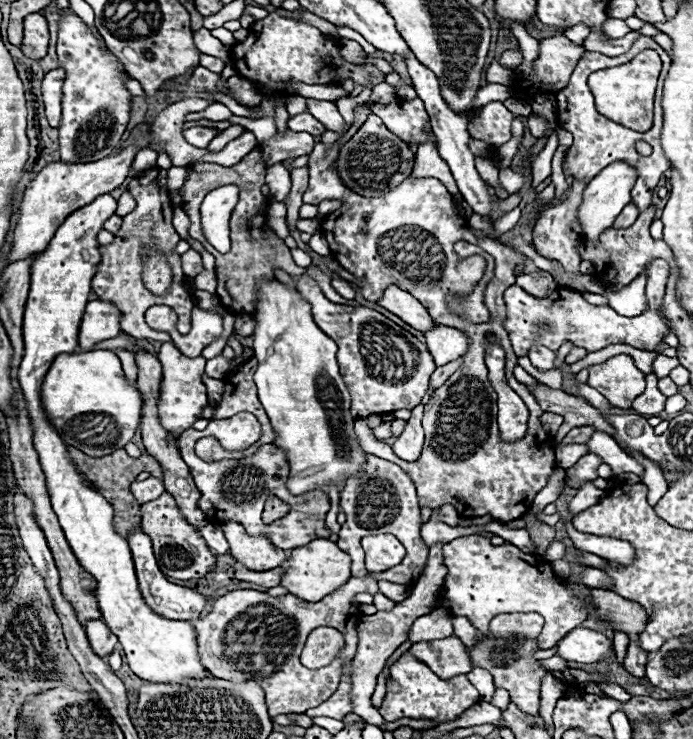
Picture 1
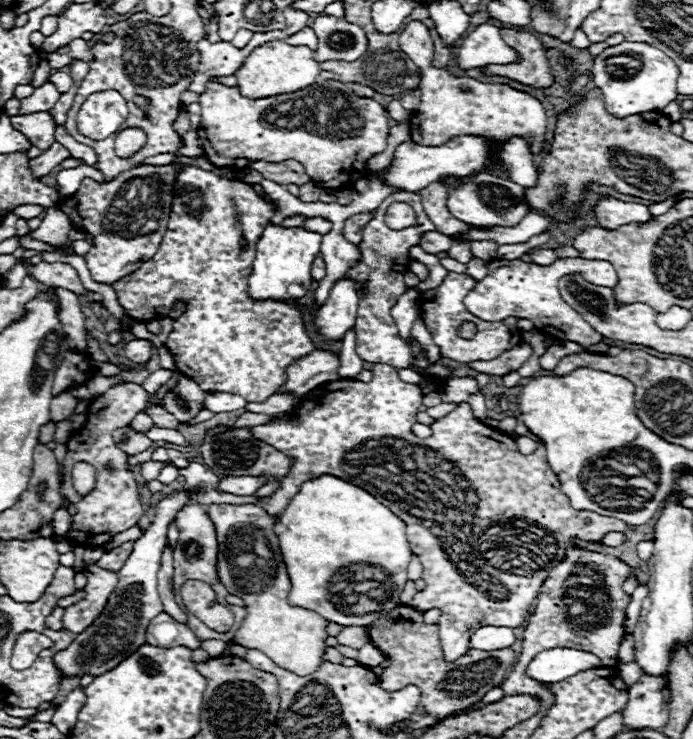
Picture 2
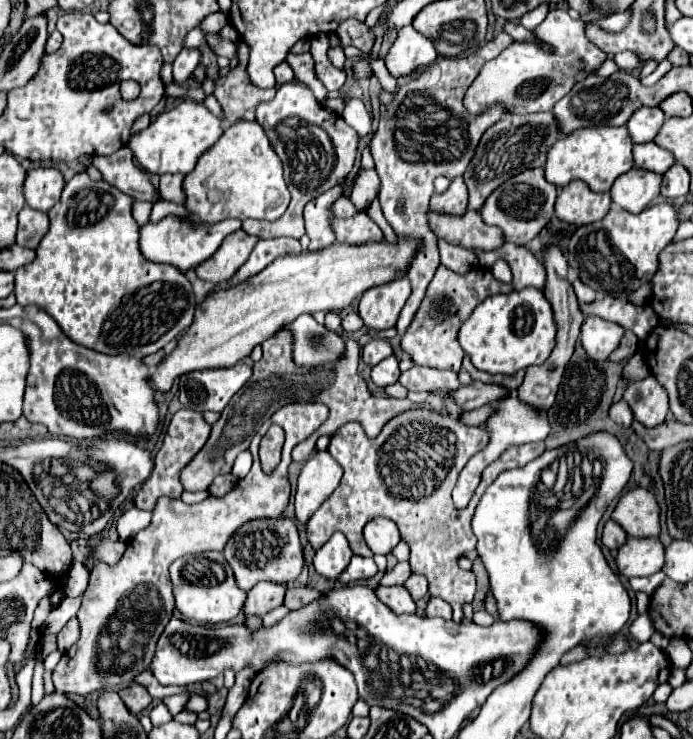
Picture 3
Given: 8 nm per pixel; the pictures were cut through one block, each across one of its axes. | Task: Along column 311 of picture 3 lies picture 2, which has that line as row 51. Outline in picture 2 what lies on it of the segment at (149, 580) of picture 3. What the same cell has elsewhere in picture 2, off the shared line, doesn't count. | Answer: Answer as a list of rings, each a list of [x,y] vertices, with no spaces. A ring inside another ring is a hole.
[[[414,20],[406,24],[400,32],[400,50],[406,52],[416,66],[420,66],[420,92],[422,102],[416,114],[410,118],[412,122],[412,140],[424,146],[441,146],[454,136],[472,136],[486,134],[492,138],[506,138],[512,134],[522,134],[532,140],[532,152],[538,156],[546,144],[546,110],[538,98],[528,92],[520,92],[510,88],[508,84],[488,84],[480,82],[472,76],[456,76],[444,68],[432,66],[434,58],[434,42],[428,28]],[[458,86],[468,86],[472,92],[460,92]]]

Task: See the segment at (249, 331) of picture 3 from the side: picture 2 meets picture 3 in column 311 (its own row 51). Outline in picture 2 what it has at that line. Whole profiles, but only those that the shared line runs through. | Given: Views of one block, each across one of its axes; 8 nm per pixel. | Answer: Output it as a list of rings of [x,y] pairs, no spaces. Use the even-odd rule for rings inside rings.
[[[272,40],[254,48],[244,60],[244,66],[234,76],[238,78],[238,88],[242,96],[270,98],[276,94],[290,94],[306,86],[312,86],[318,74],[320,66],[314,60],[314,52],[308,46],[290,46],[282,40]]]

